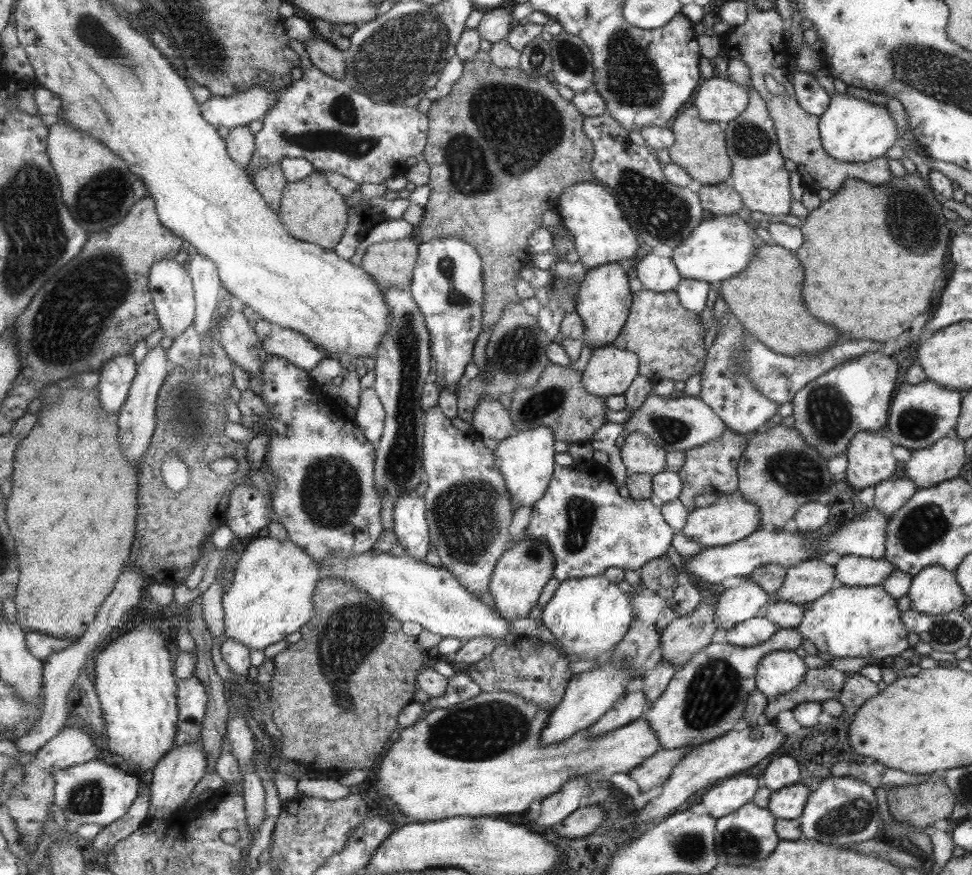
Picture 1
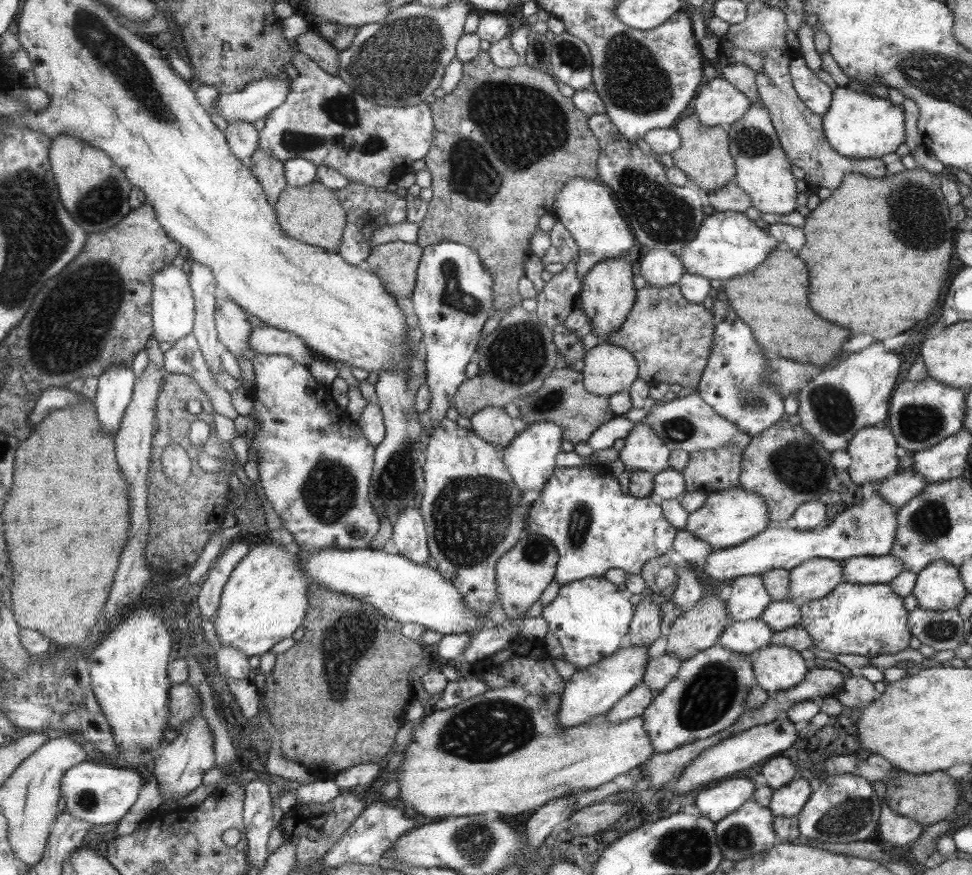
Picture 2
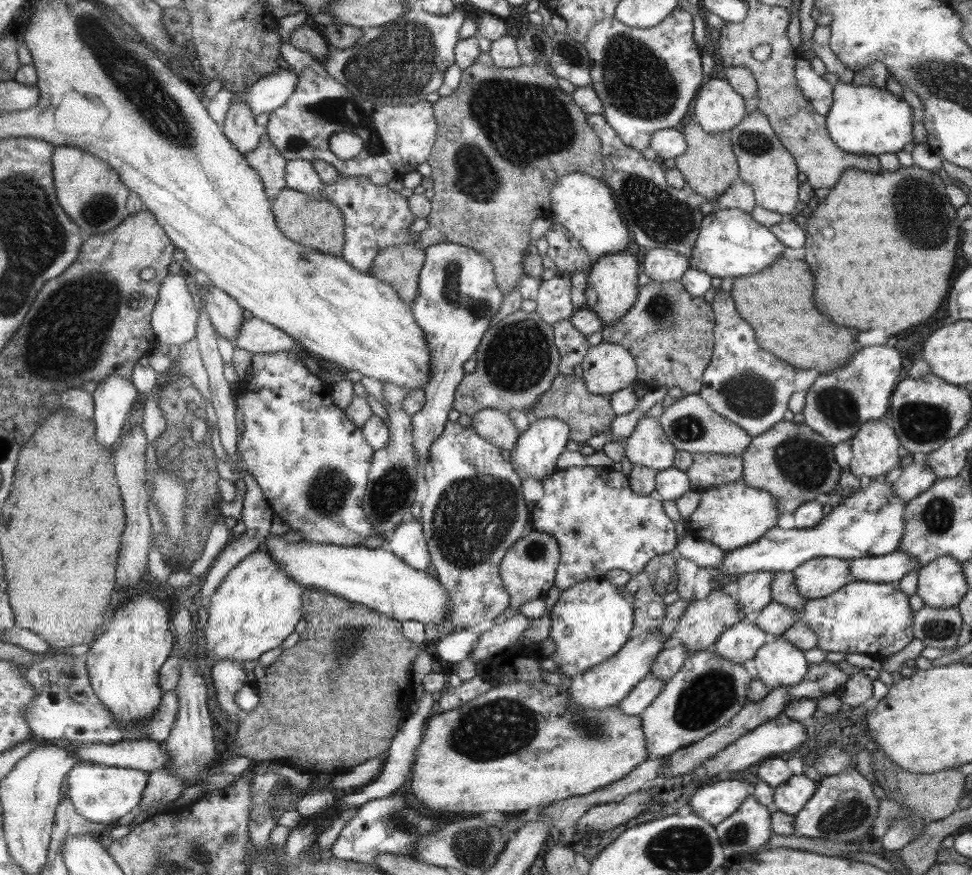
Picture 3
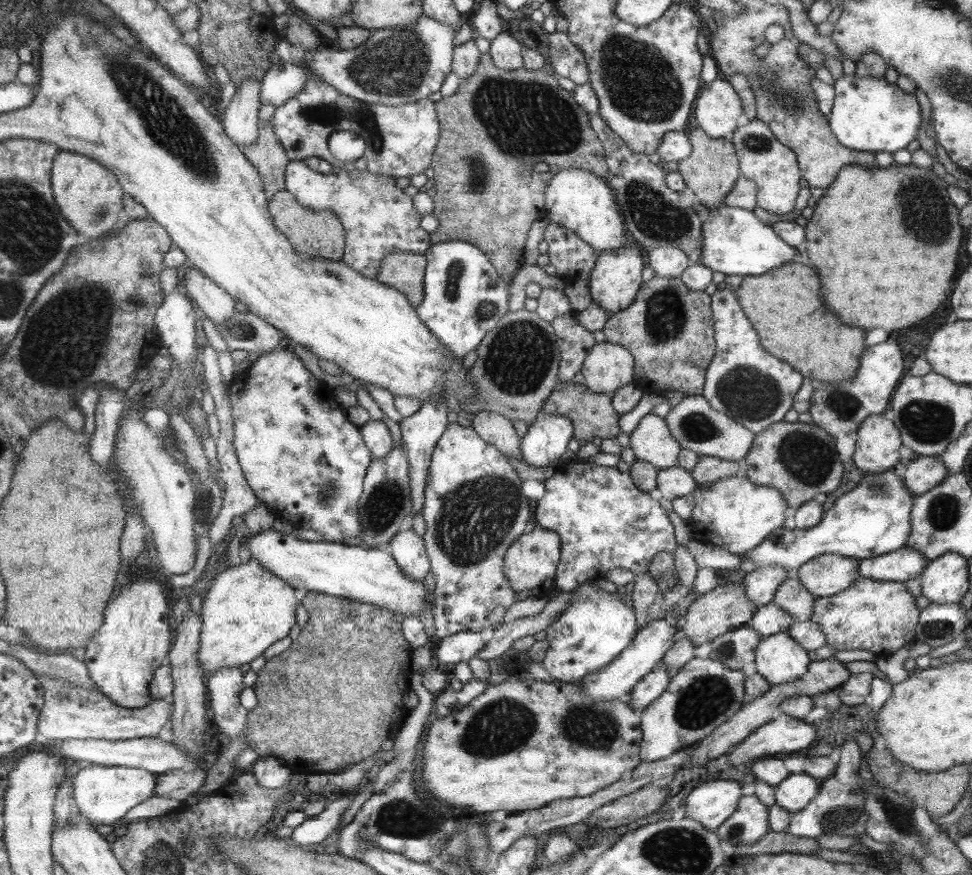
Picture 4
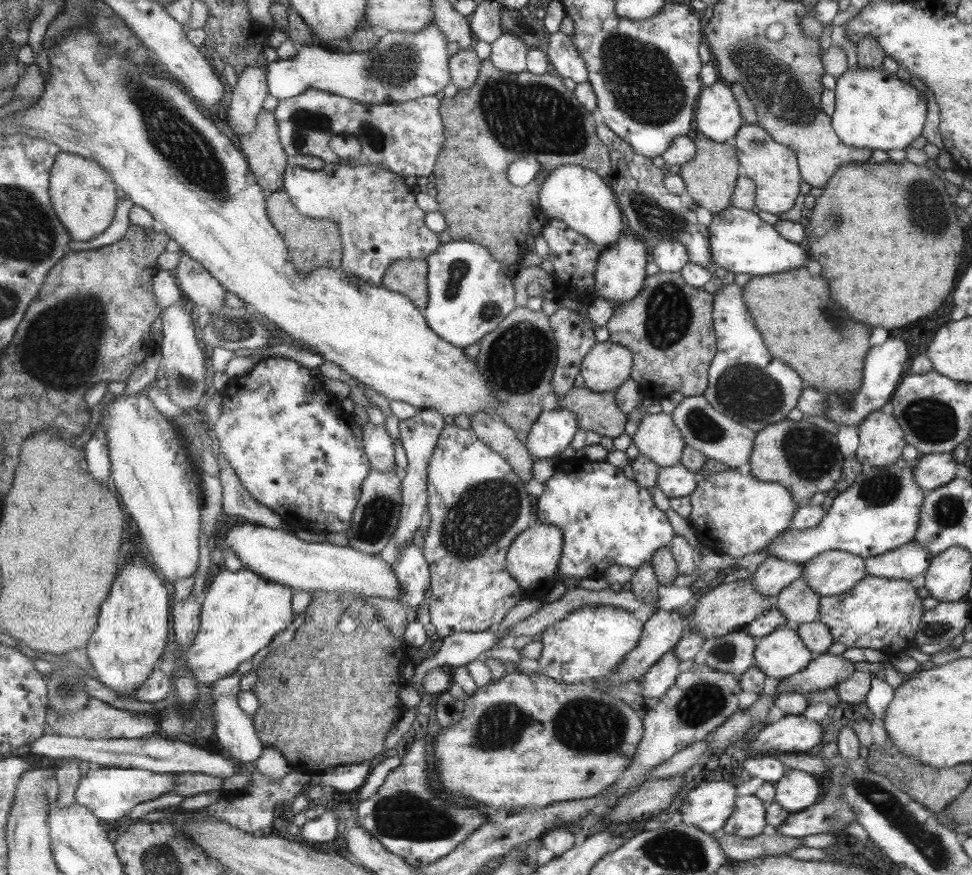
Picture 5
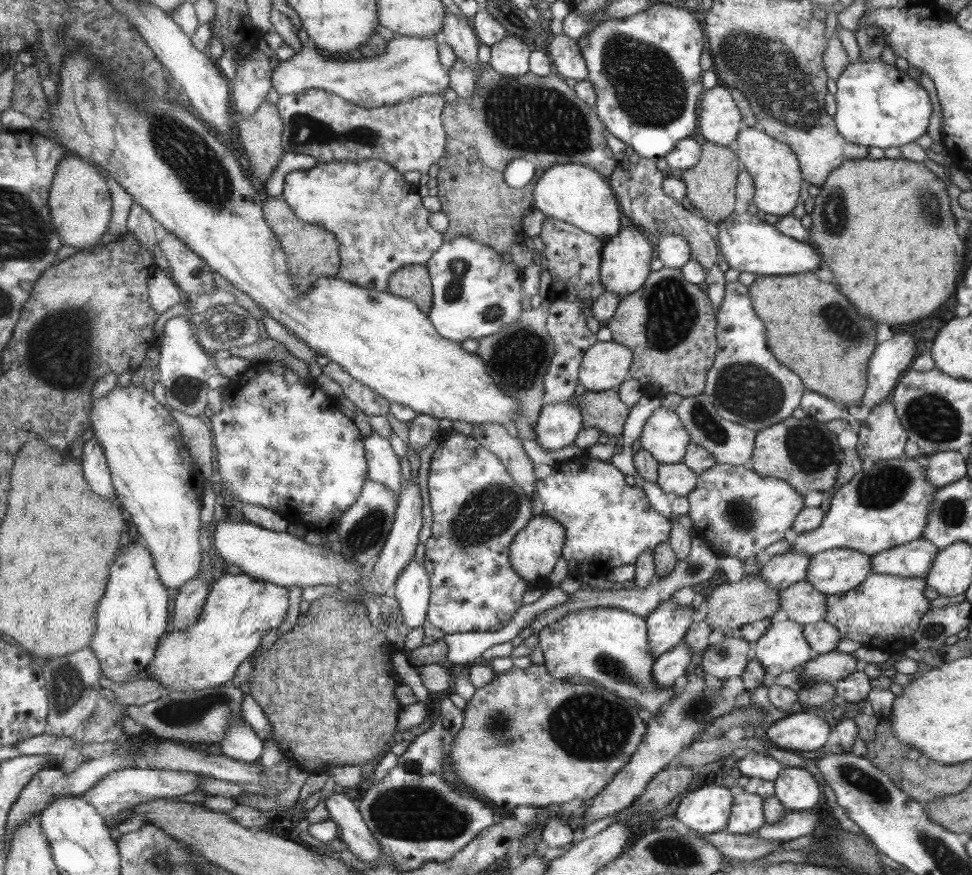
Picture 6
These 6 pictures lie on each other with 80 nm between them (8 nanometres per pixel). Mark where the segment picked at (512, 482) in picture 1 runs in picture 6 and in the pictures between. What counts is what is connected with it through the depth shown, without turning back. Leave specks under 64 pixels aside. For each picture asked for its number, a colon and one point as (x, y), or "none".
2: (530, 458)
3: (534, 456)
4: (546, 439)
5: (552, 432)
6: (557, 426)

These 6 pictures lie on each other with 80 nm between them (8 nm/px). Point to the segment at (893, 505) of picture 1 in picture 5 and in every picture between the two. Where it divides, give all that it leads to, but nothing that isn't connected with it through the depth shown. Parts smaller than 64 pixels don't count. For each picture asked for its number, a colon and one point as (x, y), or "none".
2: (896, 491)
3: (915, 478)
4: (924, 472)
5: (932, 470)

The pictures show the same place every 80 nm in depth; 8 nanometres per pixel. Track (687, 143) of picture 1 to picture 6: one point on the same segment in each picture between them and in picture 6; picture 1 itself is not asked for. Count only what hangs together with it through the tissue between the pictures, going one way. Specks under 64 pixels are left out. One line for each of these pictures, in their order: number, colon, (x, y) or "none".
2: (703, 156)
3: (708, 167)
4: (709, 170)
5: (709, 177)
6: (710, 183)

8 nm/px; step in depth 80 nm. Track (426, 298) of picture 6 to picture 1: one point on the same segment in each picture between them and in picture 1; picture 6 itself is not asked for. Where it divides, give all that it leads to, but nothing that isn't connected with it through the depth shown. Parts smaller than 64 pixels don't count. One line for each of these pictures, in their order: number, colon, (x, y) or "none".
1: (389, 263)
2: (395, 262)
3: (399, 265)
4: (404, 271)
5: (408, 276)

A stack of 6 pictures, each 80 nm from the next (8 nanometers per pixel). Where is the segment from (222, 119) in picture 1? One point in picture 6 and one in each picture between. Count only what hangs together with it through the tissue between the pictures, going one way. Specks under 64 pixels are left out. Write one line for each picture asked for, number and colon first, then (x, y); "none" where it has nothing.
2: (256, 100)
3: (267, 93)
4: (402, 65)
5: (402, 66)
6: (409, 67)

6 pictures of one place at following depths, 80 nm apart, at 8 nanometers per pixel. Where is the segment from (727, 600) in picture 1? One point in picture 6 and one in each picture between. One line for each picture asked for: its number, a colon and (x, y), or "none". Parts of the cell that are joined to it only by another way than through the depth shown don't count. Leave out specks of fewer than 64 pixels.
2: (747, 597)
3: (752, 591)
4: (760, 585)
5: (771, 576)
6: (780, 571)

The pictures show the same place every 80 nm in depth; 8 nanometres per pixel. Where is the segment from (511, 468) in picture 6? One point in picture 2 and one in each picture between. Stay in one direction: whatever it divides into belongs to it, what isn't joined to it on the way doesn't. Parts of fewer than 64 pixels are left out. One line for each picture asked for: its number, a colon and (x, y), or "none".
2: (490, 423)
3: (491, 425)
4: (494, 429)
5: (497, 435)

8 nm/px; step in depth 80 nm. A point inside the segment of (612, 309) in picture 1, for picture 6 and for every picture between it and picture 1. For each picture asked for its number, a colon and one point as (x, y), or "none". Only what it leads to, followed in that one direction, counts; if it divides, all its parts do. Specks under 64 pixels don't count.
2: (606, 296)
3: (611, 285)
4: (612, 285)
5: (619, 274)
6: (624, 265)

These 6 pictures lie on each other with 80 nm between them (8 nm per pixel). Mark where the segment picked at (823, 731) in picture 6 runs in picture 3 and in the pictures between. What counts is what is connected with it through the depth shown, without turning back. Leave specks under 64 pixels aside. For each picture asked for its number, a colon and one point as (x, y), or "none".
3: (780, 734)
4: (784, 734)
5: (790, 733)

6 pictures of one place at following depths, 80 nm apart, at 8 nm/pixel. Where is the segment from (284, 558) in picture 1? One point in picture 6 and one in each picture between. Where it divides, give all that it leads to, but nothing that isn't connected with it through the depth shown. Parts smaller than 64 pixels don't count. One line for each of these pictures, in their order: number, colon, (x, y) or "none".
2: (264, 600)
3: (257, 605)
4: (246, 608)
5: (241, 612)
6: (238, 609)

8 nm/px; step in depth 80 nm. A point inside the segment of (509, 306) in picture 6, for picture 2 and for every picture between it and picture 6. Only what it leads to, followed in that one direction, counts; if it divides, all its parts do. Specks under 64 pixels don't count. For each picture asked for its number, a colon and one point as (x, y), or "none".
2: (452, 298)
3: (458, 295)
4: (464, 296)
5: (469, 293)

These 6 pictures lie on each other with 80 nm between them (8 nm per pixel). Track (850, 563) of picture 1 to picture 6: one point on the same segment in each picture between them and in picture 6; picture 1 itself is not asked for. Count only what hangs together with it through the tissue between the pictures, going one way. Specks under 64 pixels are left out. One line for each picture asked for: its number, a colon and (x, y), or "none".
2: (861, 570)
3: (890, 567)
4: (905, 563)
5: (911, 560)
6: (913, 560)

